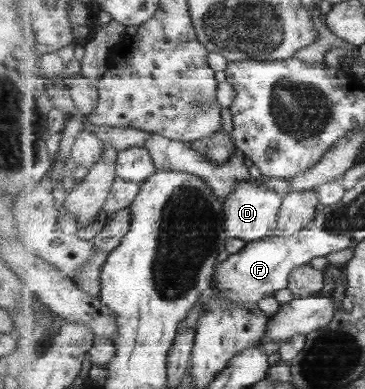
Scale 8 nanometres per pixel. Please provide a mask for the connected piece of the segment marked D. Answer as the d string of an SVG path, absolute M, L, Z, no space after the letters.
M261 178L238 186L238 190L225 202L227 211L227 233L231 238L242 238L249 243L268 237L274 237L279 225L280 210L284 204L285 195L266 186Z

